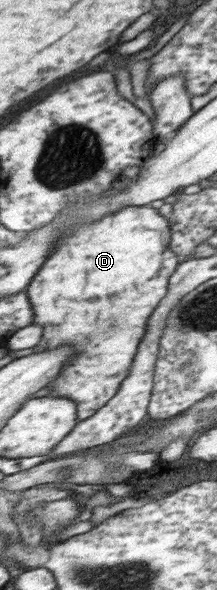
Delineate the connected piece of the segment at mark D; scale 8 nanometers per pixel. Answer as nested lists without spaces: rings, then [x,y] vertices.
[[[149,205],[145,206],[122,206],[122,208],[118,208],[116,212],[112,212],[112,214],[106,214],[106,216],[100,216],[100,220],[94,220],[94,222],[80,222],[80,224],[74,224],[74,226],[70,226],[70,228],[62,228],[62,232],[58,232],[58,234],[62,233],[63,236],[60,237],[57,240],[57,244],[55,245],[55,248],[53,249],[53,252],[49,256],[48,259],[45,260],[45,264],[42,265],[42,268],[40,268],[39,272],[34,276],[34,280],[30,281],[29,286],[25,288],[26,297],[29,300],[29,304],[31,306],[34,306],[32,308],[34,316],[36,316],[36,320],[32,320],[32,324],[38,324],[38,326],[42,326],[42,338],[40,338],[40,341],[36,343],[32,347],[33,354],[38,354],[38,352],[46,352],[46,350],[54,350],[56,346],[62,346],[62,344],[70,344],[72,346],[72,350],[74,350],[74,361],[72,361],[72,364],[68,363],[66,365],[66,372],[62,372],[61,374],[58,374],[54,379],[53,382],[50,382],[46,389],[50,389],[48,393],[46,393],[46,396],[54,396],[54,398],[68,398],[68,400],[74,401],[74,404],[77,405],[77,420],[78,422],[80,420],[88,419],[89,416],[92,416],[96,411],[100,410],[101,407],[104,407],[106,404],[106,400],[110,400],[110,398],[113,398],[115,395],[114,392],[118,390],[118,386],[120,386],[120,382],[122,380],[126,380],[127,376],[130,372],[130,364],[133,364],[134,356],[137,354],[137,348],[138,342],[140,342],[140,338],[142,336],[145,336],[144,330],[146,330],[146,324],[150,320],[151,316],[153,315],[154,310],[157,308],[157,305],[160,303],[160,301],[164,298],[165,293],[168,291],[168,281],[169,277],[172,275],[172,272],[174,271],[174,268],[176,267],[176,264],[178,264],[178,260],[176,260],[176,254],[170,250],[169,245],[171,242],[168,242],[168,240],[171,240],[170,232],[168,232],[168,226],[166,226],[166,220],[164,218],[160,218],[158,214],[156,214],[156,210],[154,208],[150,207]]]

